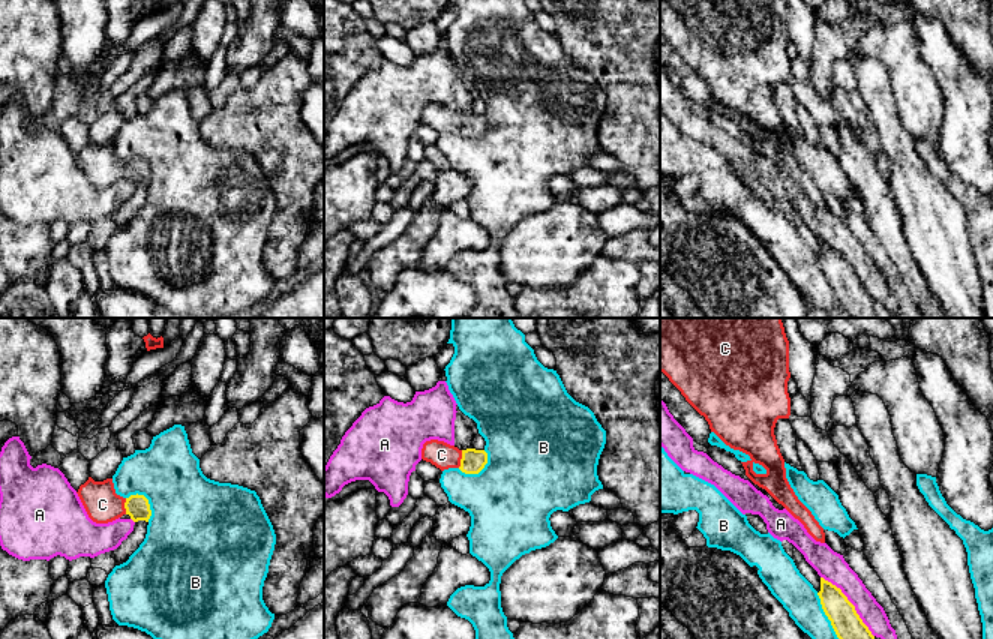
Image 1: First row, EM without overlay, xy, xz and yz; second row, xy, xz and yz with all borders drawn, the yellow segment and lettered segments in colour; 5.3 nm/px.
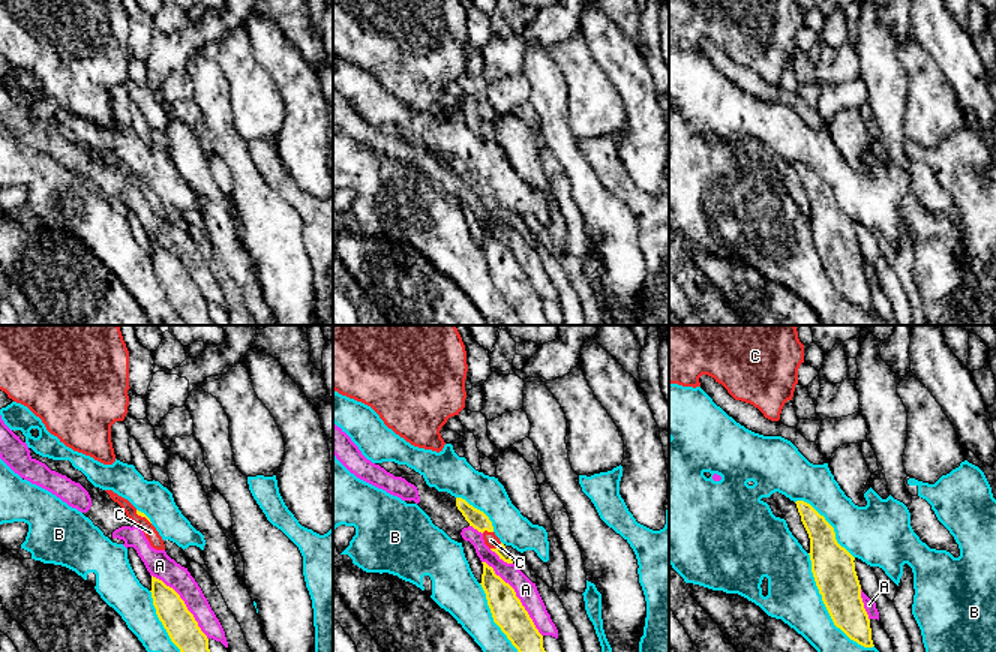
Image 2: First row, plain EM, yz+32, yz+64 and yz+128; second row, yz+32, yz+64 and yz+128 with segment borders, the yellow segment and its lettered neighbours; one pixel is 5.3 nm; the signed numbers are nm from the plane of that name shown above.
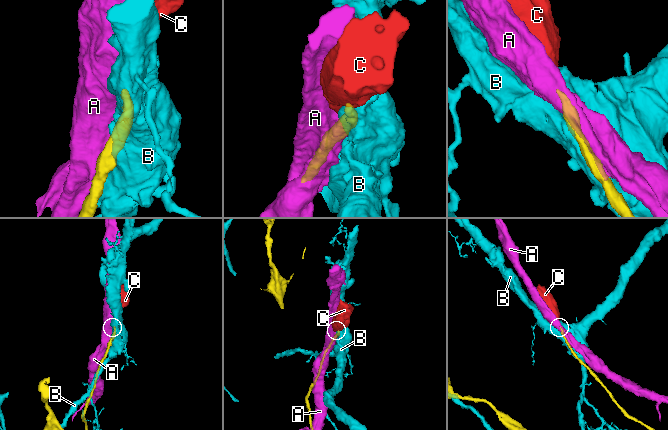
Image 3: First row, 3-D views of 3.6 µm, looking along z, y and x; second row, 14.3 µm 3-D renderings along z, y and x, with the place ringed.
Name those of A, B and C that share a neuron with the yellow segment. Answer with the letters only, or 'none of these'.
C

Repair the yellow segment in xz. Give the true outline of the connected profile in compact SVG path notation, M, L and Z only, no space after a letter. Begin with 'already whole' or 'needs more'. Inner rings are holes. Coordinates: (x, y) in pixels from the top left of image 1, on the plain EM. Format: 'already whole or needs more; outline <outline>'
needs more; outline M430 104L423 108L422 123L441 135L459 132L465 138L478 138L488 128L488 117L476 112L459 114L444 105Z

